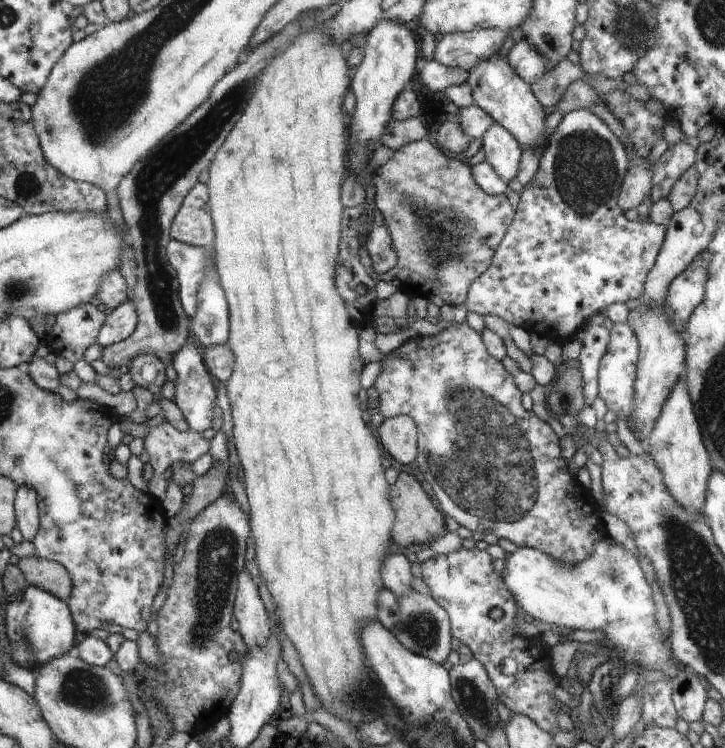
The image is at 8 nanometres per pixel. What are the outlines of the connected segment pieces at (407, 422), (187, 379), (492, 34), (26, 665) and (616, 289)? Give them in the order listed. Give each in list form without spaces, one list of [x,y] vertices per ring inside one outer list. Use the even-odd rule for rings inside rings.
[[[396,416],[384,420],[378,428],[382,446],[400,469],[416,458],[416,426],[410,416]]]
[[[193,341],[184,344],[182,348],[178,348],[174,352],[172,363],[176,374],[178,374],[178,380],[175,382],[176,389],[172,393],[172,401],[188,421],[188,430],[200,434],[213,427],[212,408],[216,405],[217,399],[211,376],[203,364],[201,349]]]
[[[498,28],[450,32],[436,44],[433,61],[448,68],[460,68],[469,72],[501,50],[509,33]]]
[[[30,583],[22,598],[8,595],[8,600],[6,623],[11,643],[9,652],[18,667],[35,673],[36,668],[42,664],[48,664],[54,658],[77,651],[79,627],[66,597]]]
[[[580,108],[580,110],[572,110],[564,115],[556,130],[548,137],[546,148],[540,157],[540,166],[536,174],[532,176],[532,182],[523,186],[522,193],[519,194],[518,216],[514,216],[513,224],[493,256],[490,267],[481,276],[478,276],[473,284],[470,284],[468,299],[465,303],[468,312],[475,312],[481,316],[497,316],[504,322],[512,324],[513,327],[526,330],[529,334],[536,333],[550,342],[564,344],[571,341],[573,336],[576,336],[576,333],[588,324],[590,318],[596,312],[604,310],[606,306],[614,303],[626,304],[629,300],[640,299],[645,294],[646,280],[656,266],[657,256],[664,246],[668,230],[657,221],[639,223],[639,221],[630,222],[624,218],[618,200],[621,196],[622,184],[625,182],[625,176],[631,165],[627,154],[628,150],[619,138],[594,112]]]

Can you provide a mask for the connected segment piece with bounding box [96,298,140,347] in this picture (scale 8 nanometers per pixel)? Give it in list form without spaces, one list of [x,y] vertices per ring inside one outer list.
[[[131,298],[129,302],[113,310],[113,313],[106,320],[106,324],[100,330],[96,344],[106,347],[126,341],[136,333],[139,326],[140,314],[136,302]]]

